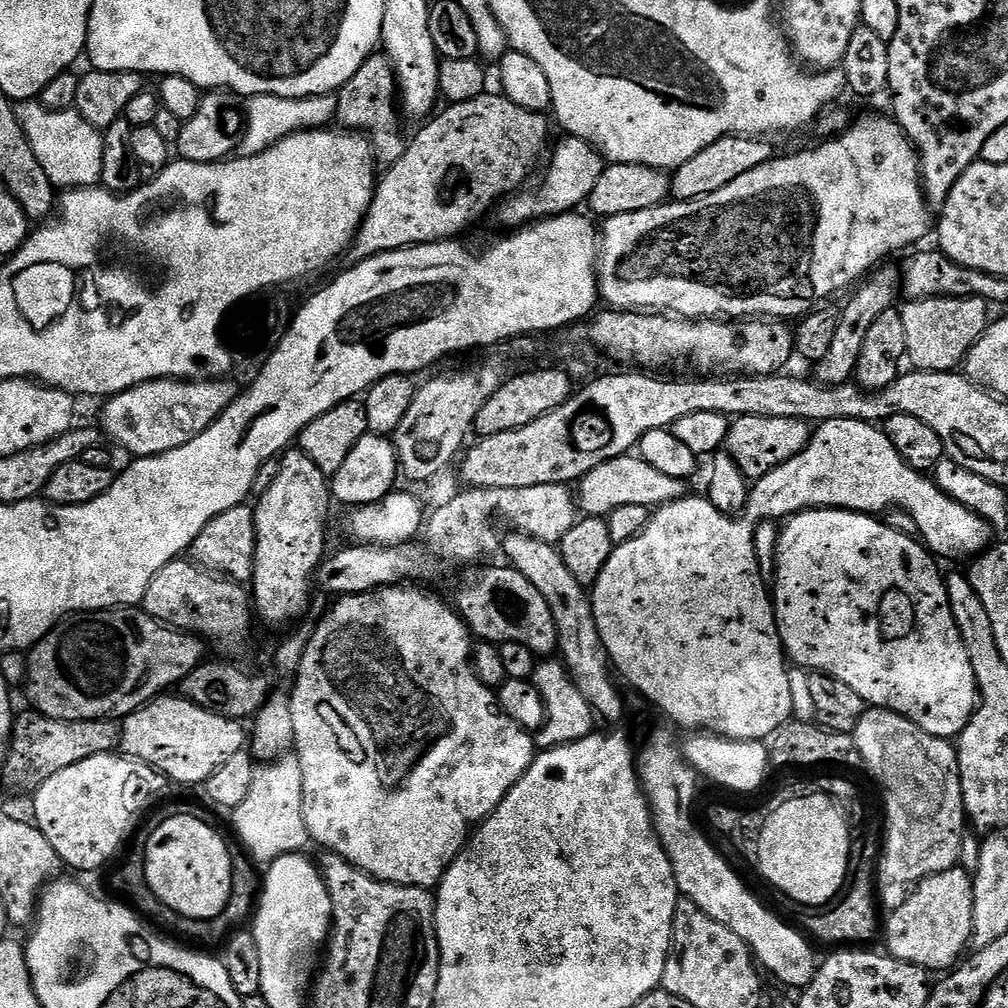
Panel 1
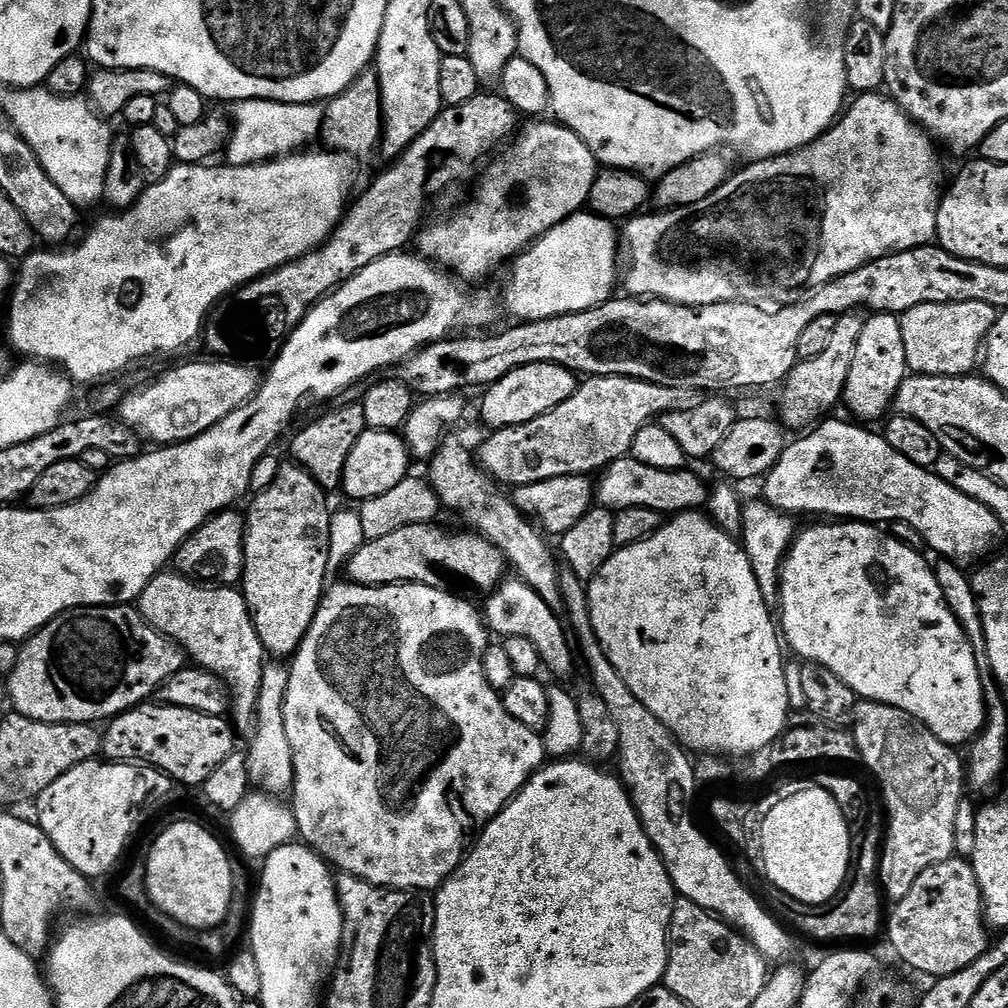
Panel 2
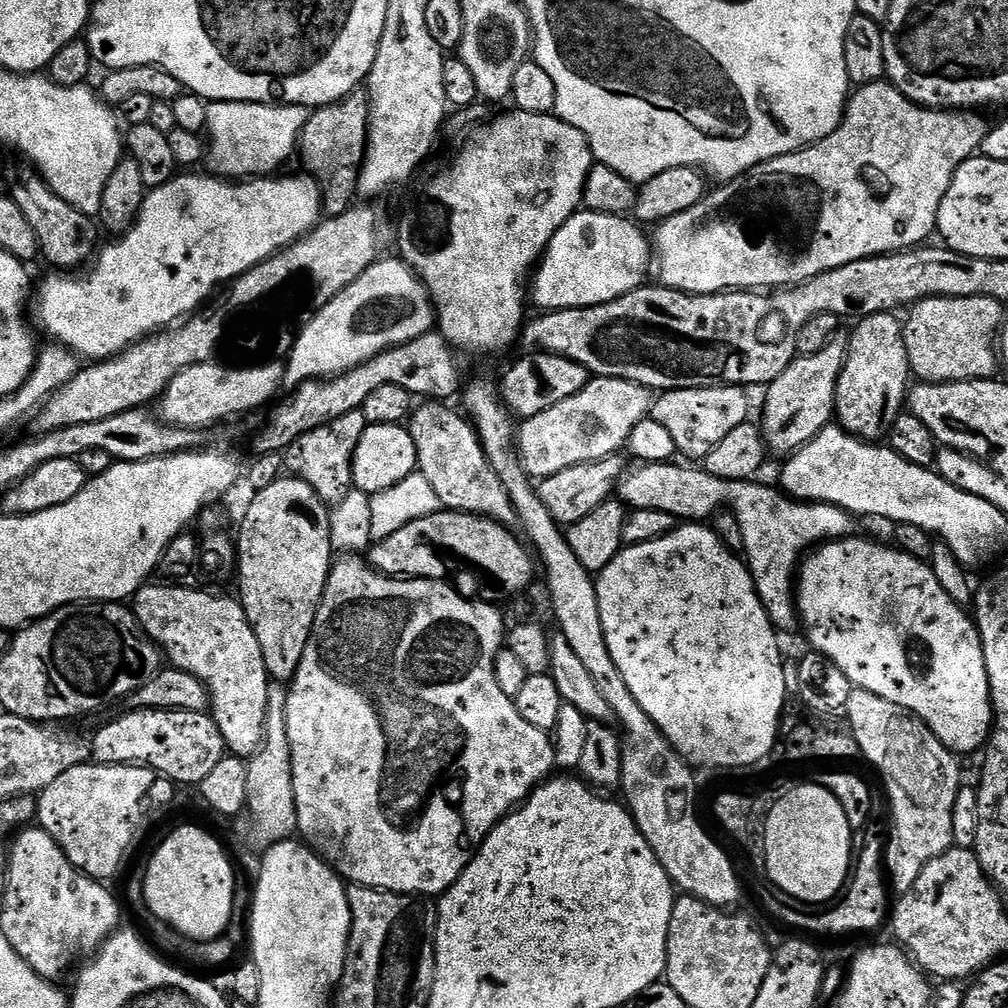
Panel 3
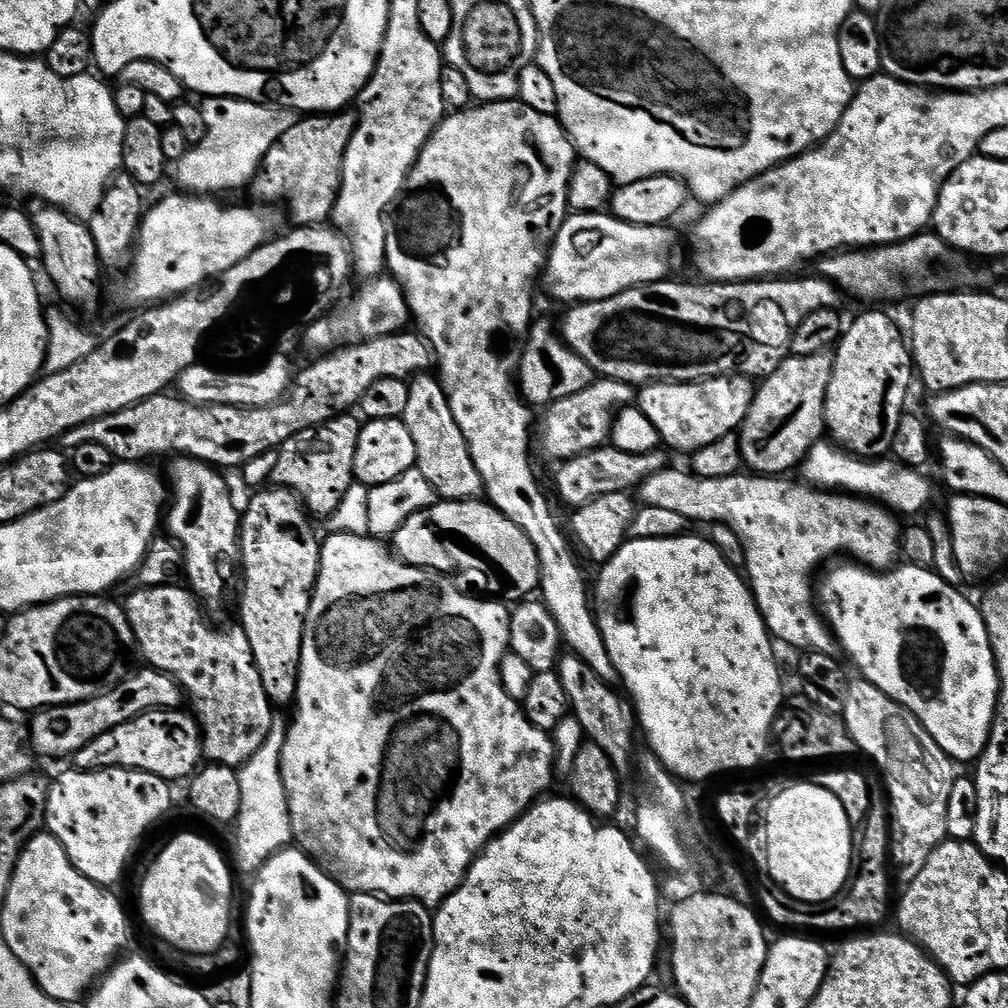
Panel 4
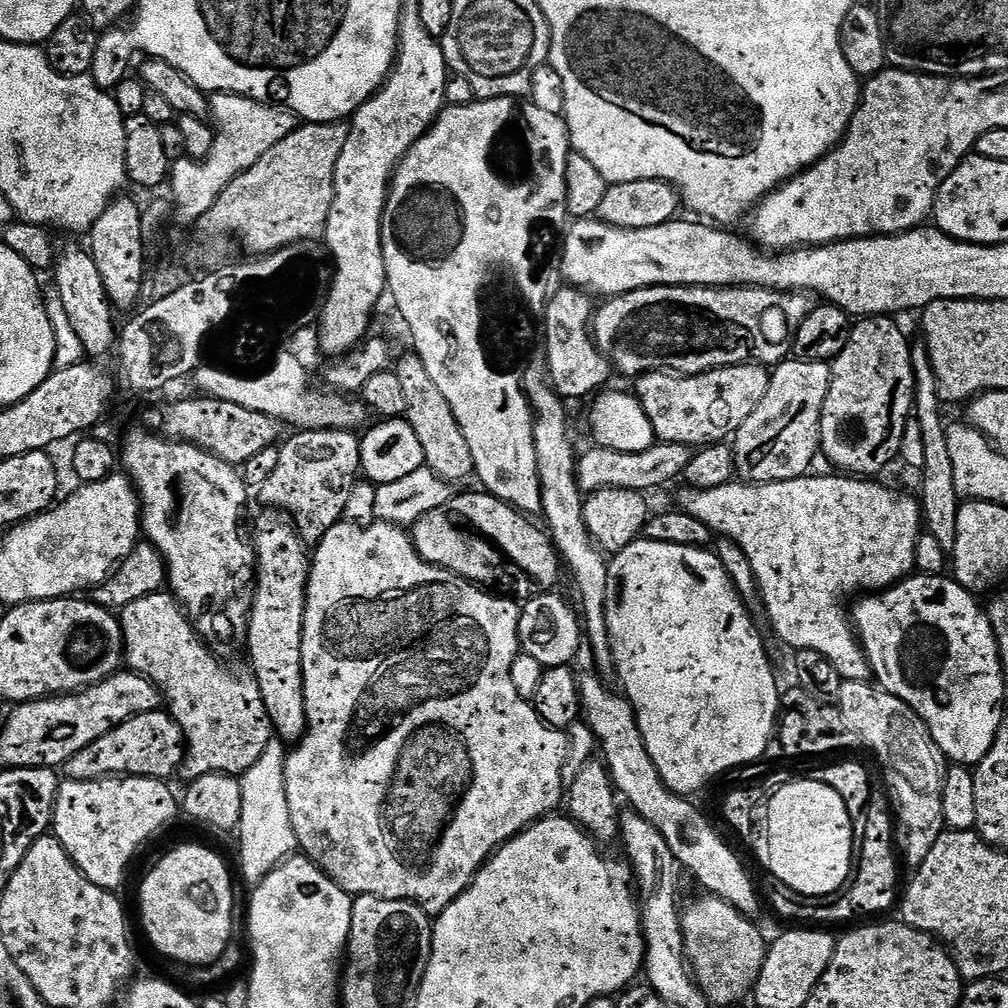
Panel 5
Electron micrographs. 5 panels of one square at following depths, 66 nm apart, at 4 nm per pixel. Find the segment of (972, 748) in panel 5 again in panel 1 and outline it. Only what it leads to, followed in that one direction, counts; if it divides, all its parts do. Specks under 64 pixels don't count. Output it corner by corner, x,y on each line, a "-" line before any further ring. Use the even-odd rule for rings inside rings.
807,507
803,512
797,512
795,516
789,516
783,521
782,527
779,529
776,538
776,555
774,557
774,573
776,572
776,588
771,589
772,606
776,610
776,632
780,635
780,643
784,646
787,659
793,665
801,664
804,670
822,670
827,676
838,678
838,682
846,682
852,685
854,694
864,696
866,690
860,684
872,688
872,700
870,696
870,704
873,708
884,708
888,712
896,712
899,716
905,716
910,722
914,722
923,732
931,736
942,736
945,738
959,737
960,731
970,722
973,712
978,707
978,693
976,691
976,679
974,678
974,666
970,666
970,654
966,654
966,646
960,637
958,626
954,622
954,614
950,610
950,602
946,594
946,586
944,585
945,577
940,576
940,572
936,569
937,561
934,559
933,553
929,552
927,547
919,539
907,536
906,534
898,534
898,530
890,530
890,526
886,526
883,519
877,518
875,515
867,512
851,512
845,508
810,508

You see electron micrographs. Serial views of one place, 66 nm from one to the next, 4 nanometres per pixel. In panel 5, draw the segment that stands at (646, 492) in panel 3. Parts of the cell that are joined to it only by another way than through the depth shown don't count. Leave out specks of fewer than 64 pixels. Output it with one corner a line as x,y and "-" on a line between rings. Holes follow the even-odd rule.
809,474
800,476
796,480
783,480
773,484
733,482
717,488
687,490
688,492
684,492
680,496
679,507
683,511
691,512
693,516
697,516
717,537
733,540
738,542
738,546
742,546
746,558
750,558
750,566
754,566
754,574
760,587
763,611
765,613
768,611
768,620
772,623
772,628
782,643
789,644
792,650
809,648
810,650
818,650
818,654
826,654
826,658
830,658
830,662
834,662
834,670
838,670
838,674
844,681
868,680
872,676
872,667
868,664
864,646
861,644
859,636
856,635
849,609
847,607
844,609
844,603
847,602
848,596
855,597
857,595
855,592
859,588
864,594
879,594
891,588
893,584
899,584
900,581
913,575
916,566
916,547
922,535
922,513
920,501
915,495
907,496
904,492
895,492
894,489
887,488
884,484
875,484
877,481
872,478
853,478
848,474
835,475
815,476
815,474

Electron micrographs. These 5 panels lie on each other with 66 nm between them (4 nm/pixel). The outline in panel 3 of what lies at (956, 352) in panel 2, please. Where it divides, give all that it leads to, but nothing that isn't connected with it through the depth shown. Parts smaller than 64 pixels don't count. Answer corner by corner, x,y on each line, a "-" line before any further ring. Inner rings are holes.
931,296
911,305
908,321
902,324
911,375
925,384
993,379
997,375
998,333
1005,323
1004,308
1001,301
985,296

